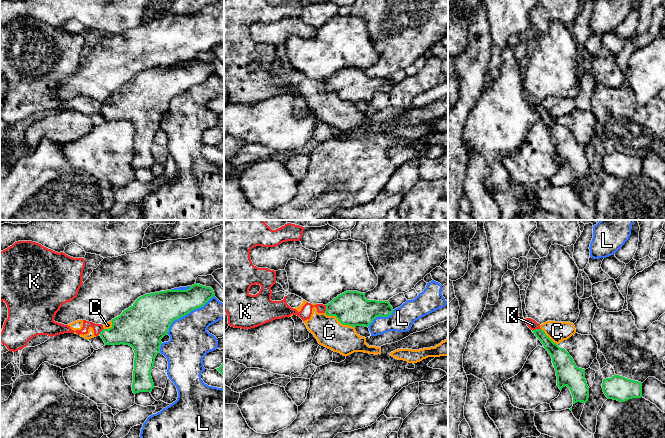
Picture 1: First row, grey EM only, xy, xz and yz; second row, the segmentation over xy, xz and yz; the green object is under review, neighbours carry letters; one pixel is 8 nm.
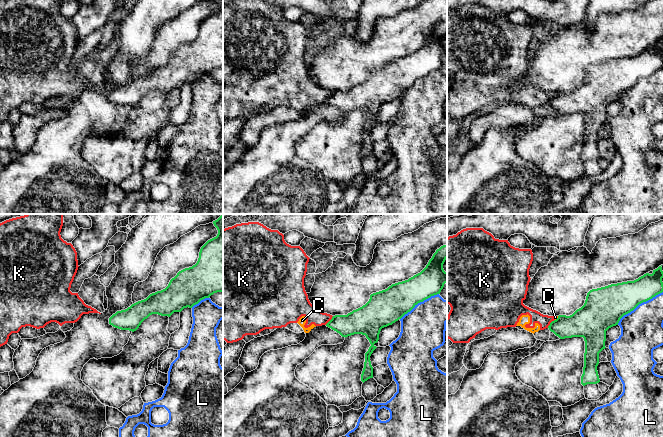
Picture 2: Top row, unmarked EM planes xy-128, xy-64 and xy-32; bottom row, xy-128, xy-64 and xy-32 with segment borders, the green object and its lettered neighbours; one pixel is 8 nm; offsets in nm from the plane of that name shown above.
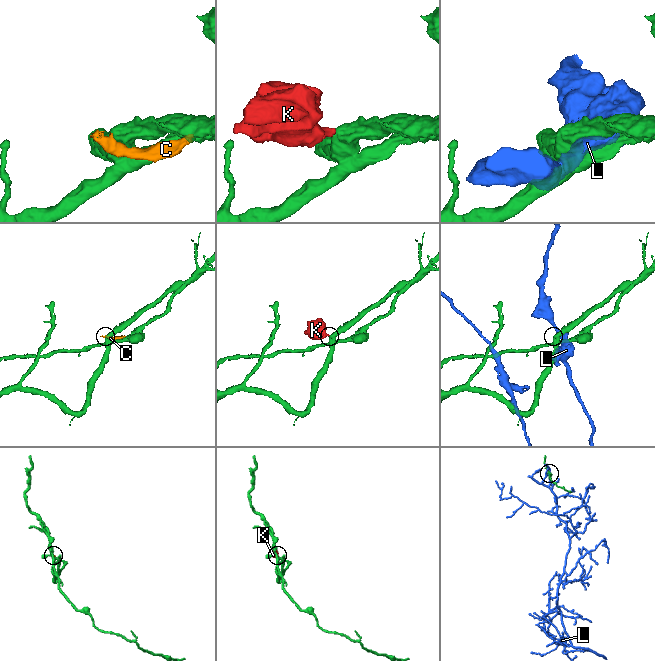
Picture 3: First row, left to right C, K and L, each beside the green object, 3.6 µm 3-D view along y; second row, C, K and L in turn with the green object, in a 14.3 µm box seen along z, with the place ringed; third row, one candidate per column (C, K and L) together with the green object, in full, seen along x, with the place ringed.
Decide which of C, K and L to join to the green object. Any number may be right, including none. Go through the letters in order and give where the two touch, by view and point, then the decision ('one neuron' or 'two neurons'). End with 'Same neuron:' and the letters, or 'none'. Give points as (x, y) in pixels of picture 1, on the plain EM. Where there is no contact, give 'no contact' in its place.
C: contact xz (339, 97); two neurons
K: contact yz (536, 105); two neurons
L: contact xy (188, 88); two neurons
Same neuron: none

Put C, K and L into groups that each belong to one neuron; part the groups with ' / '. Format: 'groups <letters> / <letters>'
groups C K / L

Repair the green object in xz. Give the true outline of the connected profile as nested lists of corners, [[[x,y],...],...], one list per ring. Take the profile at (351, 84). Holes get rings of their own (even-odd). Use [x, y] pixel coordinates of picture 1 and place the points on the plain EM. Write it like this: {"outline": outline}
{"outline": [[[346,67],[326,81],[325,90],[327,92],[335,92],[343,101],[369,103],[376,93],[388,93],[392,88],[393,84],[388,77],[367,76],[365,69]]]}

